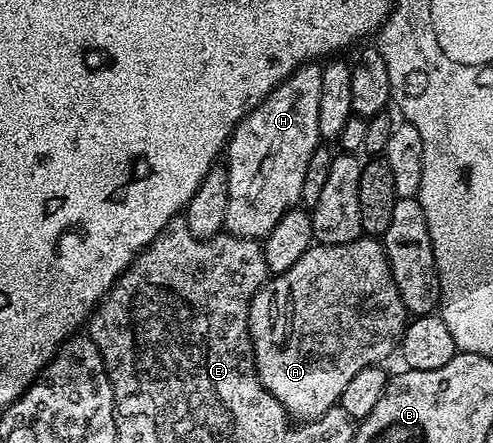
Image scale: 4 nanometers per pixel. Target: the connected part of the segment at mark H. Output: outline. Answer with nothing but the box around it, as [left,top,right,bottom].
[224,64,321,241]

